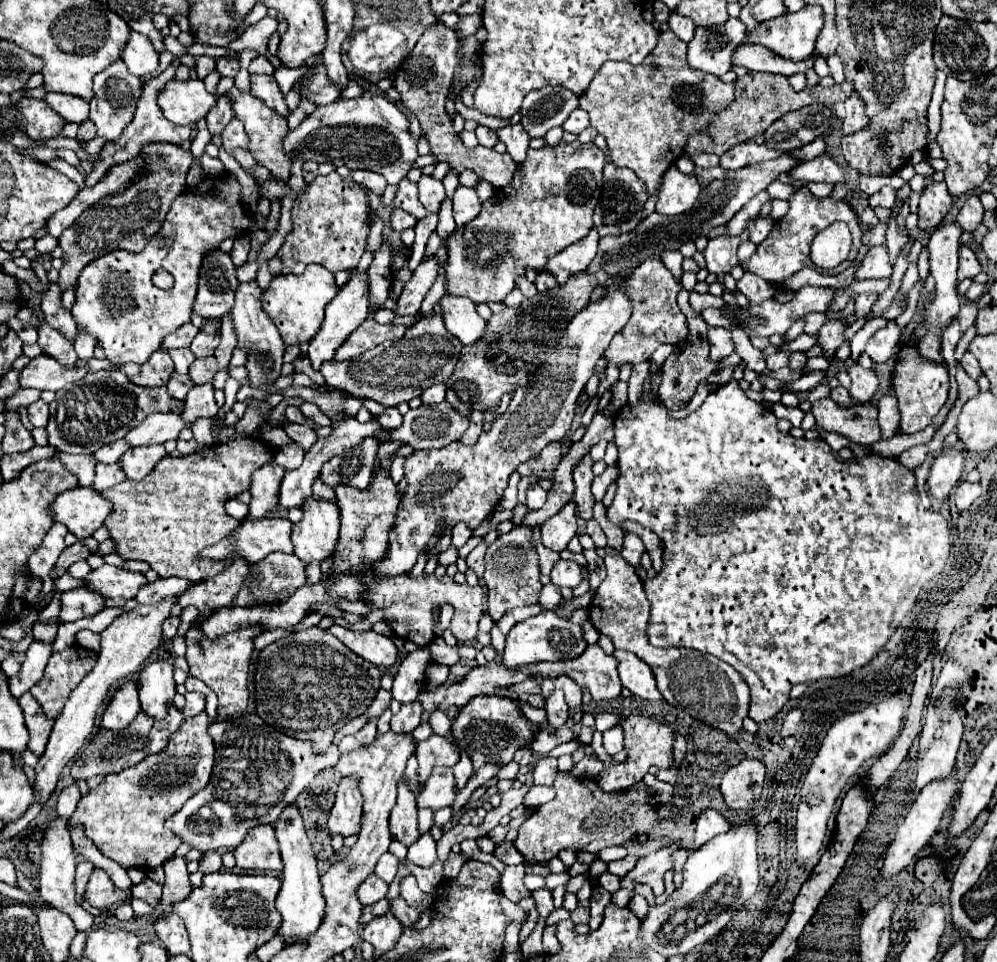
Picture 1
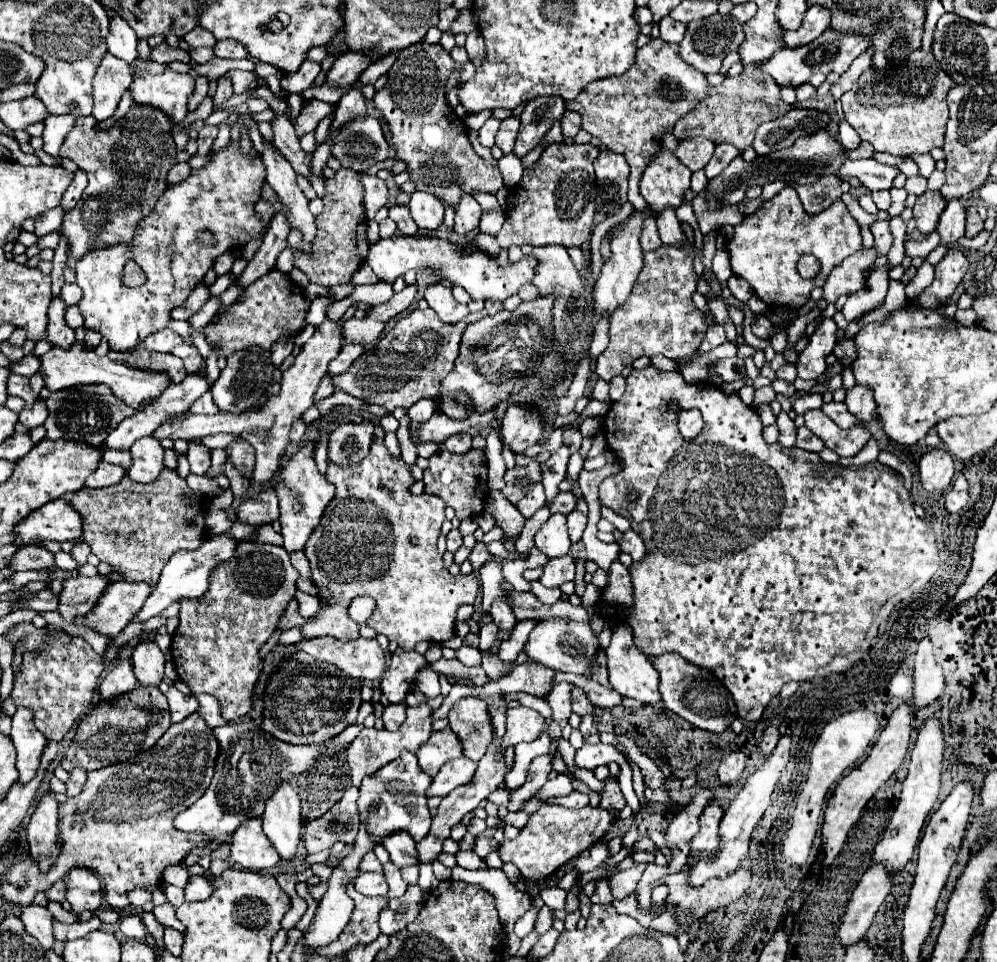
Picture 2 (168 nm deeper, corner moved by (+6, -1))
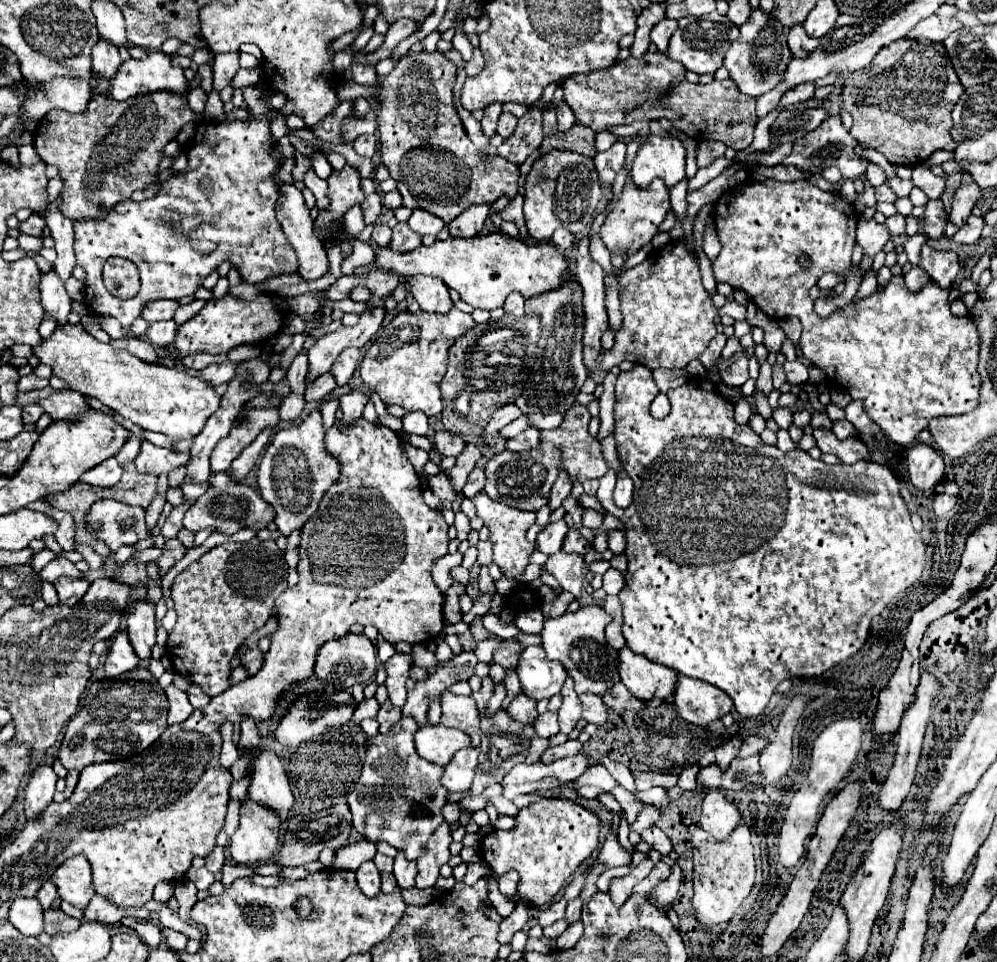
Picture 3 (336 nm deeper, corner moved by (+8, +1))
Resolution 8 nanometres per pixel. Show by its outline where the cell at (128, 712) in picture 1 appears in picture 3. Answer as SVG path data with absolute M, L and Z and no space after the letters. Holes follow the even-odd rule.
M119 631L107 651L105 657L105 673L107 677L117 677L121 673L127 673L139 665L139 657L133 653L131 641L125 631Z

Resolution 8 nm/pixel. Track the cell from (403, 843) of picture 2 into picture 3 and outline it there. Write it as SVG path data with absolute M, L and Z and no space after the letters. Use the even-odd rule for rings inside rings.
M399 851L397 857L395 857L393 875L395 875L395 879L397 879L397 887L399 887L399 889L413 889L415 877L417 877L415 861L407 861L405 855Z

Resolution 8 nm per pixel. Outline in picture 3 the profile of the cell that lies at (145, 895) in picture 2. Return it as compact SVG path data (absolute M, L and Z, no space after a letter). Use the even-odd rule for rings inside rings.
M161 883L161 885L157 885L155 887L155 895L153 895L153 899L157 899L157 901L167 901L171 895L173 895L173 889L175 889L175 883Z

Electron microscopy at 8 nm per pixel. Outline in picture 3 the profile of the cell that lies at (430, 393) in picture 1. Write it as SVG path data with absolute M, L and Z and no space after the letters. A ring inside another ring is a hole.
M405 413L403 417L403 431L415 433L415 435L427 435L429 433L429 421L425 413Z

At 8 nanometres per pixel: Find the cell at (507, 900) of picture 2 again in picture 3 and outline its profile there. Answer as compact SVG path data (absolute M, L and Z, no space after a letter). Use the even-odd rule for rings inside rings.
M517 903L515 911L513 911L507 919L501 921L501 929L499 929L499 935L497 935L499 943L501 943L501 945L503 945L503 943L509 943L511 937L513 937L517 931L523 929L523 925L527 923L527 919L529 919L527 907L525 907L523 903Z

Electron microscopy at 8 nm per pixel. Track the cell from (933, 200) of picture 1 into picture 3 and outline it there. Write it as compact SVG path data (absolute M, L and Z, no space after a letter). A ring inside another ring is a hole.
M929 201L927 209L925 209L925 221L923 221L923 231L929 239L941 239L945 235L945 227L947 227L947 213L943 203L937 201Z

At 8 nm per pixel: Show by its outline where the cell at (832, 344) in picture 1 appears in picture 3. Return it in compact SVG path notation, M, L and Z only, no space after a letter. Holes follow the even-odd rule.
M785 361L783 371L787 377L787 383L791 385L803 385L807 381L807 367L801 367L799 361Z

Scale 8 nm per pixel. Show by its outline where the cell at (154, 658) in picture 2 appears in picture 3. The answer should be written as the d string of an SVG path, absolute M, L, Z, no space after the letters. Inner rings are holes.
M147 599L135 601L129 607L127 633L143 665L151 659L151 647L155 645L155 629L155 605Z

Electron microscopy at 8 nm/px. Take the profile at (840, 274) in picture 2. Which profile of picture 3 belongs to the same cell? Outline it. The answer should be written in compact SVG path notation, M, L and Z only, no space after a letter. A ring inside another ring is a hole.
M875 219L859 221L857 243L863 247L865 255L875 257L877 251L881 251L887 241L889 241L889 229L885 229L885 225L877 223Z

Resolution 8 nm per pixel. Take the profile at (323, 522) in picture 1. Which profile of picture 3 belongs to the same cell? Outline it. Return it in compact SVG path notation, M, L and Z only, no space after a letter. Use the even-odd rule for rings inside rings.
M313 409L309 417L299 425L279 431L261 459L257 483L261 489L261 497L275 509L275 525L281 535L289 535L293 529L301 529L307 523L307 519L317 511L325 491L337 481L341 473L339 463L325 449L323 437L325 431L321 411Z

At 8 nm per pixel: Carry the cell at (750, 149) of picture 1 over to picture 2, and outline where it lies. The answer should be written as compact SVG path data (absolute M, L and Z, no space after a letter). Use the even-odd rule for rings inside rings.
M719 143L717 147L715 147L715 153L713 153L713 157L711 157L711 161L707 163L707 167L705 167L705 175L709 177L709 179L713 179L713 177L717 177L735 157L739 157L741 155L741 151L737 149L737 147L731 147L729 143Z

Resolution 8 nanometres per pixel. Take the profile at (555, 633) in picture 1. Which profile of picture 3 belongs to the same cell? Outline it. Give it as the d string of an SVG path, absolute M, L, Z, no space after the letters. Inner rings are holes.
M601 605L581 607L577 613L565 613L557 619L547 619L541 631L543 649L549 659L561 661L569 677L575 681L577 695L593 693L603 695L615 683L619 683L617 673L617 649L613 649L605 639L605 627L611 623L611 615Z

